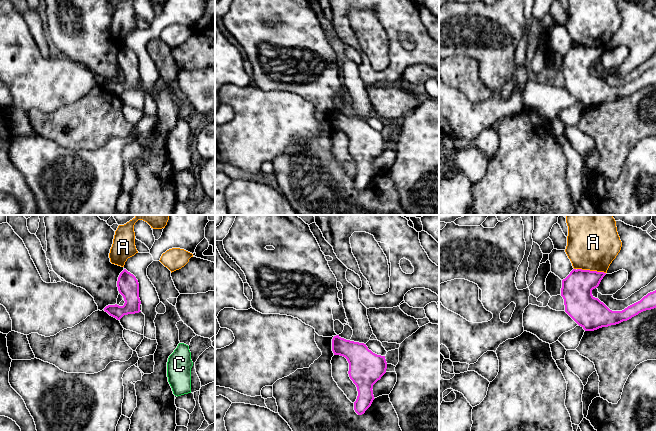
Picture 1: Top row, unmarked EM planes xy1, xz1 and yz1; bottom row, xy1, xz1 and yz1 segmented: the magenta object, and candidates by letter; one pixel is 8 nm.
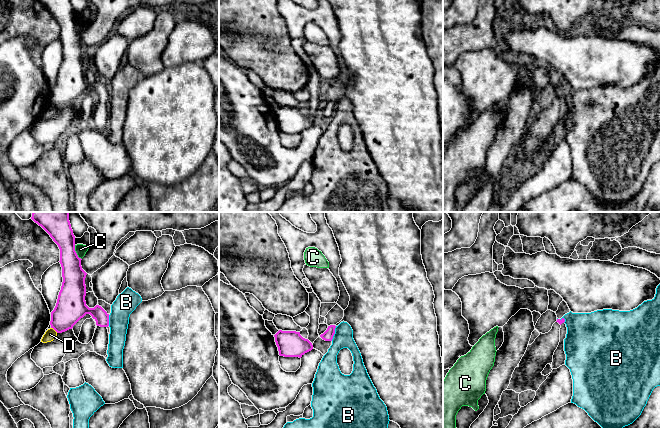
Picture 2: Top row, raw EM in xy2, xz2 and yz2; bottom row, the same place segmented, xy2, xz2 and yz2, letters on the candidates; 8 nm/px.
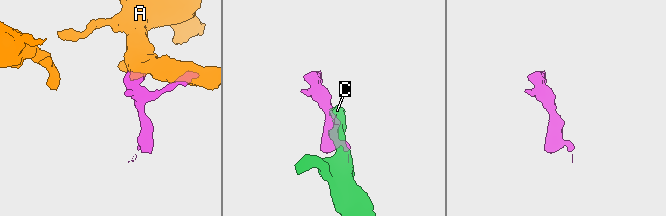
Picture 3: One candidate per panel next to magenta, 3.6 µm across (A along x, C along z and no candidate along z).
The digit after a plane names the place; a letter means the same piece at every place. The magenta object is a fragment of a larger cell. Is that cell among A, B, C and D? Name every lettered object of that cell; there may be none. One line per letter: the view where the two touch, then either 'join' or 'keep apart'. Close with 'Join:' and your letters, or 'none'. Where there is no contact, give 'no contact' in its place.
A: meets magenta in yz1; keep apart
B: meets magenta in xz2; keep apart
C: meets magenta in xy2; keep apart
D: meets magenta in xy2; keep apart
Join: none

